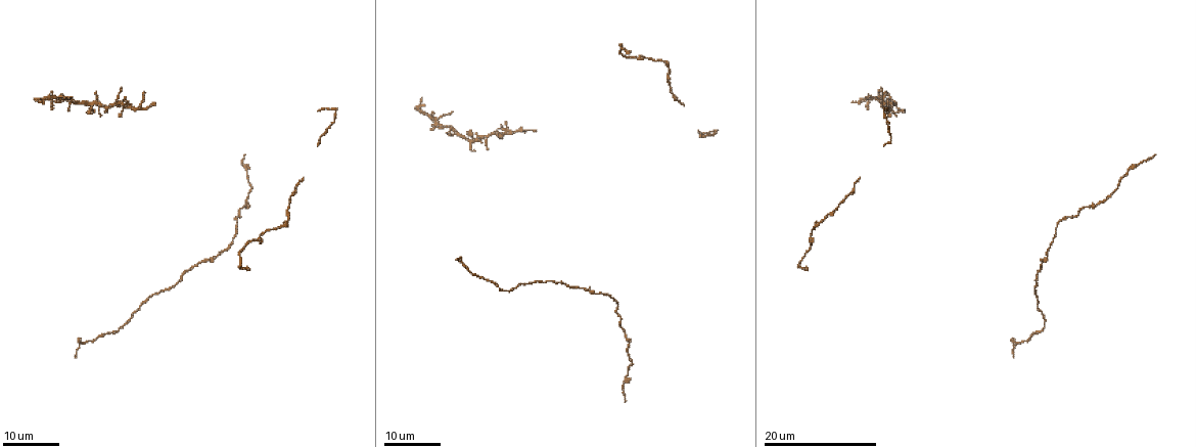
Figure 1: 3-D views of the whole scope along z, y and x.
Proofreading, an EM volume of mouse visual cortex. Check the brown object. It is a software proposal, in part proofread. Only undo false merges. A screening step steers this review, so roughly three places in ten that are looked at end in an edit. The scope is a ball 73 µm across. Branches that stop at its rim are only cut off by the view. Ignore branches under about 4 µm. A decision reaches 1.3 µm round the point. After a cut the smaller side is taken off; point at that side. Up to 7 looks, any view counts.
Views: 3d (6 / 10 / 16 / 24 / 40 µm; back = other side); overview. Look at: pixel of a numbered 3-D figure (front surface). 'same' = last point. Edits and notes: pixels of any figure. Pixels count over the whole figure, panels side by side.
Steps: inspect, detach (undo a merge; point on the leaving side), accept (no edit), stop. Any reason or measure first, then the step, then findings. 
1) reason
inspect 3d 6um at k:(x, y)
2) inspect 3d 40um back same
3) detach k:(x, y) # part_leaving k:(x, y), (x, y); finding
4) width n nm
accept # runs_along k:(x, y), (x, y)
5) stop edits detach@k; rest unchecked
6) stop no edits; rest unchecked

sudden change in width
inspect 3d 16um at 1:(628, 375)

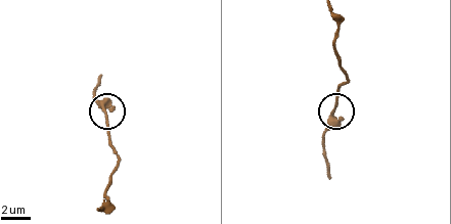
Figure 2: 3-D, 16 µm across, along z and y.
inspect 3d 6um at 2:(104, 111)

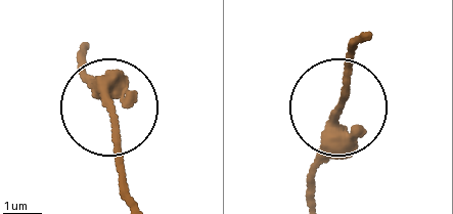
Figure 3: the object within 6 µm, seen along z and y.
width 200 nm
accept # runs_along 3:(370, 35), (354, 51), (314, 184); continuous, no second neuron

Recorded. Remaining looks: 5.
inspect 3d 16um at 1:(1089, 206)

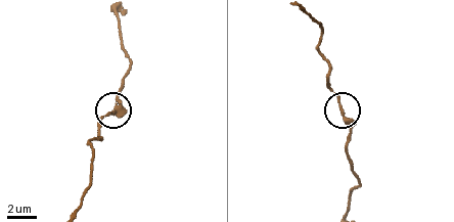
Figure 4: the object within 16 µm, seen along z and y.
zoom in
inspect 3d 10um at 4:(341, 109)

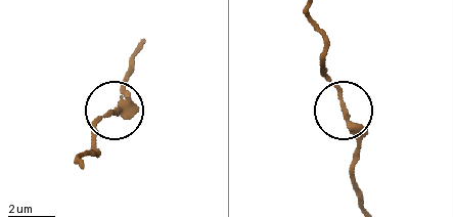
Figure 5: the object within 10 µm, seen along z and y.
accept # runs_along 5:(308, 14), (323, 38), (325, 73), (360, 159); all the same neuron

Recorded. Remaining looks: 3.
three-way junction
inspect 3d 24um at 1:(489, 134)

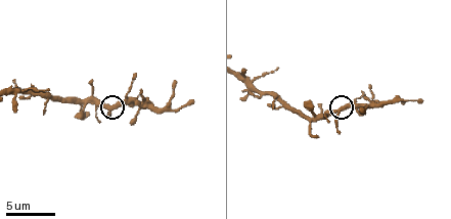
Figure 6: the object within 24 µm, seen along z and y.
zoom in
inspect 3d 10um at 6:(342, 108)

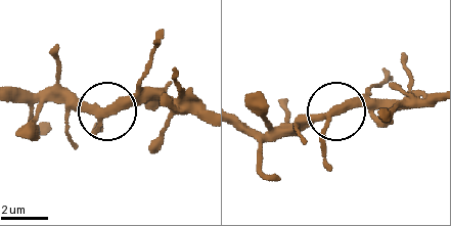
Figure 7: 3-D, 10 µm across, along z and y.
width 300 nm
accept # all the same neuron

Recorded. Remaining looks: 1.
stop no edits; rest unchecked

